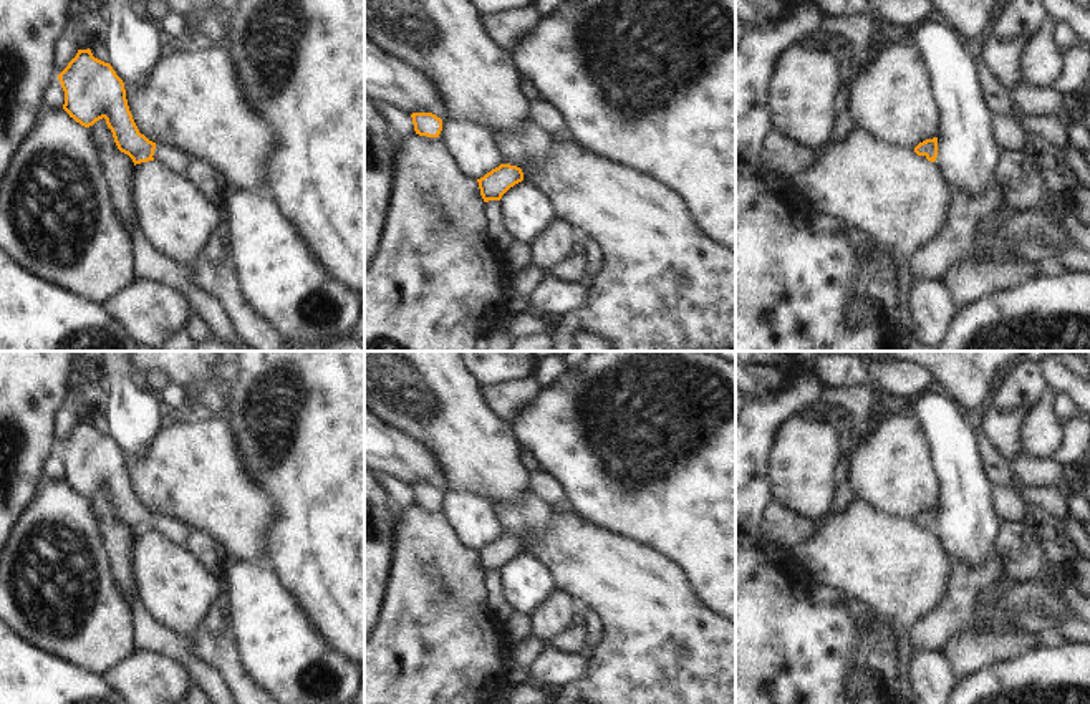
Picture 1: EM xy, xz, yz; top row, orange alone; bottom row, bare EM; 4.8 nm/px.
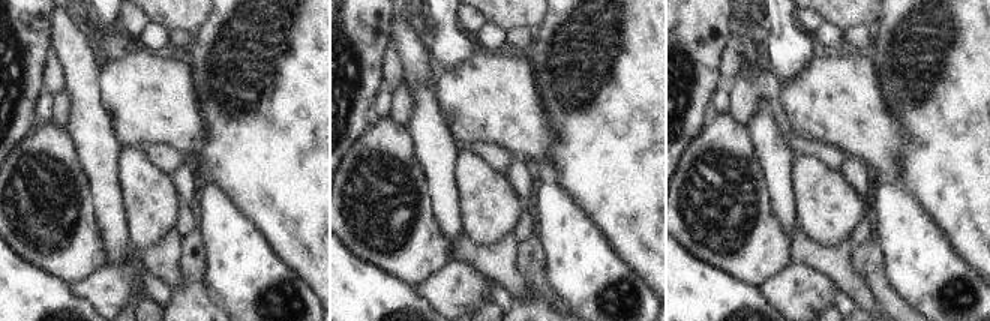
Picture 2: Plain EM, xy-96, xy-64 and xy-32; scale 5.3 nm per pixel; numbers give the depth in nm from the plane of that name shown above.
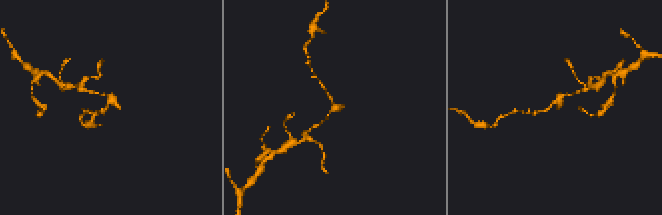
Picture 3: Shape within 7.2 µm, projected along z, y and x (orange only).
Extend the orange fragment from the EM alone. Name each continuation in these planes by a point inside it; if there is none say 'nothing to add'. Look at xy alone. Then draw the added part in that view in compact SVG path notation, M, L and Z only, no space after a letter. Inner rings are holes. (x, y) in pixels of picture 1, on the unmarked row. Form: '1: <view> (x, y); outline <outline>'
1: xy (174, 530); outline M159 514L156 515L152 528L177 547L184 547L187 535L191 533L191 527L187 523Z

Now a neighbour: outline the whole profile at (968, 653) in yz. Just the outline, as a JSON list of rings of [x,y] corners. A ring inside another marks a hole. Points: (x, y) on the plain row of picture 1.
[[[1022,631],[1017,634],[959,633],[941,651],[951,664],[954,679],[1025,656],[1045,643],[1054,643],[1042,634]]]

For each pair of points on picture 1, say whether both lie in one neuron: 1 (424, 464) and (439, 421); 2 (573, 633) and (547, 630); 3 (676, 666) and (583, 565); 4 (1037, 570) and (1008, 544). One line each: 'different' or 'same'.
1: different
2: different
3: same
4: same

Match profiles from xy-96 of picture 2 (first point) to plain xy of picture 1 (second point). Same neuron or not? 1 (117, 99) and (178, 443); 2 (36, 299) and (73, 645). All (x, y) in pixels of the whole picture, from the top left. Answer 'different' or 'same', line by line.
1: same
2: different

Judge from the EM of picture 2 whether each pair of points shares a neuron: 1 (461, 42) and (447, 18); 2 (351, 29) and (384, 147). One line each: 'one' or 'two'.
1: one
2: two

